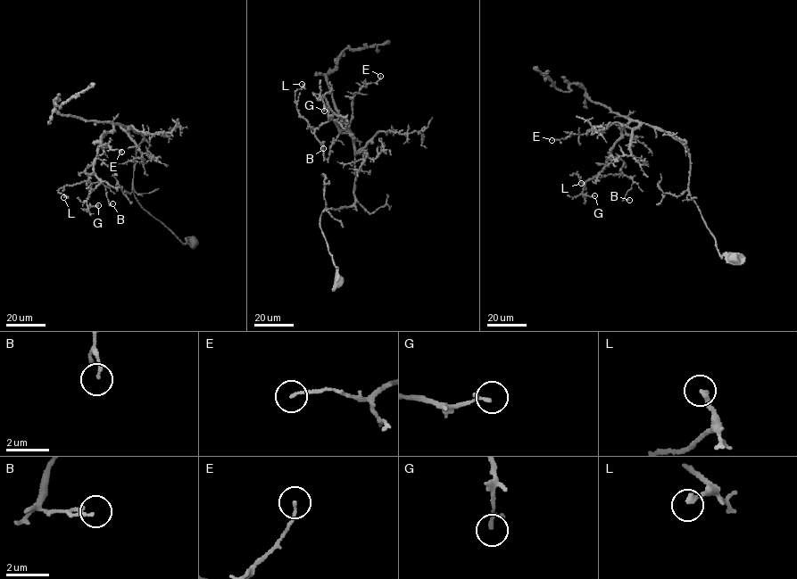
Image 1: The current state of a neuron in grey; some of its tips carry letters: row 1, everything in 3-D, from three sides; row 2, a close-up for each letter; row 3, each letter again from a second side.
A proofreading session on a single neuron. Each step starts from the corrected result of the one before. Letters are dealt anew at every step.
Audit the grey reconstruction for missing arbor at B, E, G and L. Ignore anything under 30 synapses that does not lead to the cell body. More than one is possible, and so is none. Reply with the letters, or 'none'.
none

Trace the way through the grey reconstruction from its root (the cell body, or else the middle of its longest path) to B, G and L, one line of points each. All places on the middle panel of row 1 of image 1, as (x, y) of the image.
B: (338, 279), (319, 219), (325, 210), (354, 202), (354, 141), (352, 135), (329, 119), (314, 128), (323, 148)
G: (338, 279), (319, 219), (325, 210), (354, 202), (354, 141), (328, 118), (333, 111), (319, 95), (324, 111)
L: (338, 279), (319, 219), (354, 202), (354, 141), (332, 119), (314, 129), (300, 115), (302, 84)

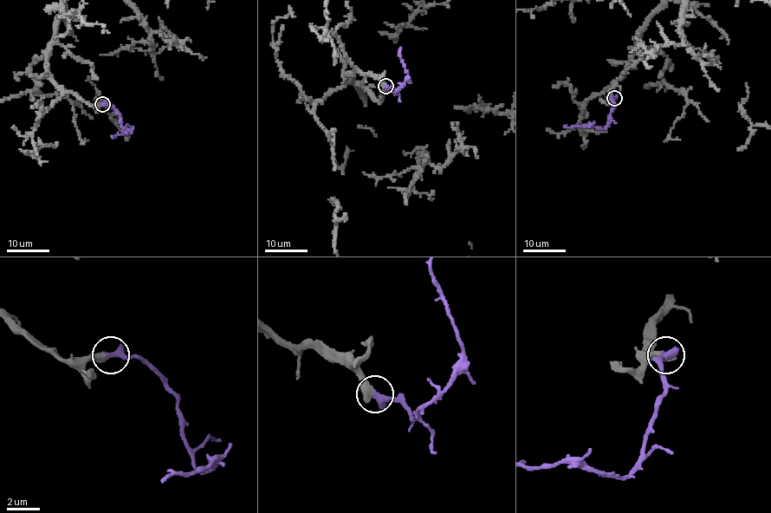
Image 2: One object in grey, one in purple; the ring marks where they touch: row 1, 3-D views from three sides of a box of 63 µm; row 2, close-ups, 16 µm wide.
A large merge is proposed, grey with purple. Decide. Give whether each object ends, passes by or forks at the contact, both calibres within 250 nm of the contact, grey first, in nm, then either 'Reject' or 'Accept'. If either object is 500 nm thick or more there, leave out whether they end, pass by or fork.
Thickness 550 nm (grey) against 480 nm. Accept

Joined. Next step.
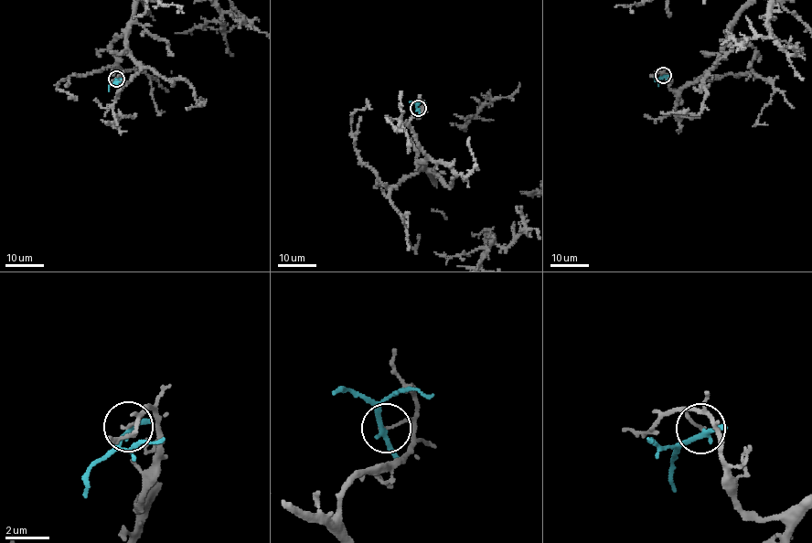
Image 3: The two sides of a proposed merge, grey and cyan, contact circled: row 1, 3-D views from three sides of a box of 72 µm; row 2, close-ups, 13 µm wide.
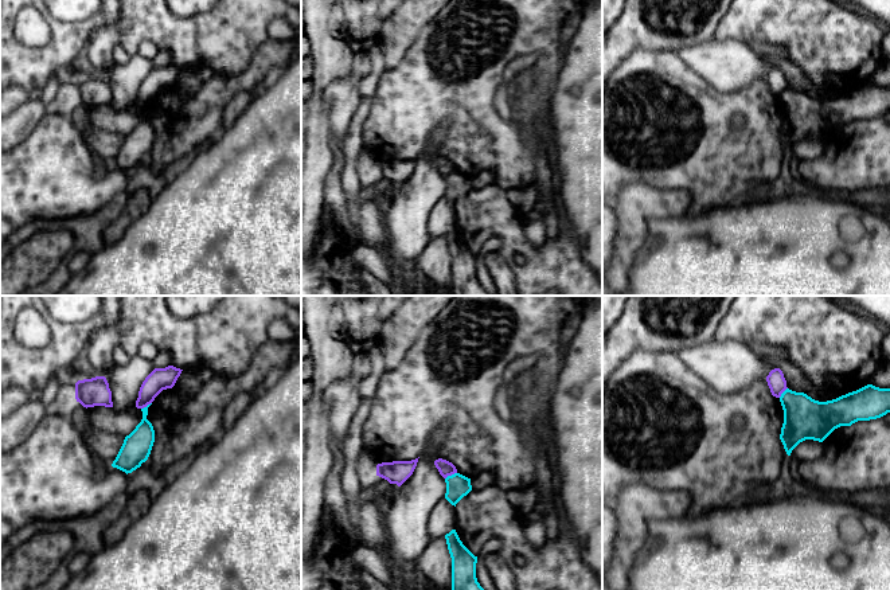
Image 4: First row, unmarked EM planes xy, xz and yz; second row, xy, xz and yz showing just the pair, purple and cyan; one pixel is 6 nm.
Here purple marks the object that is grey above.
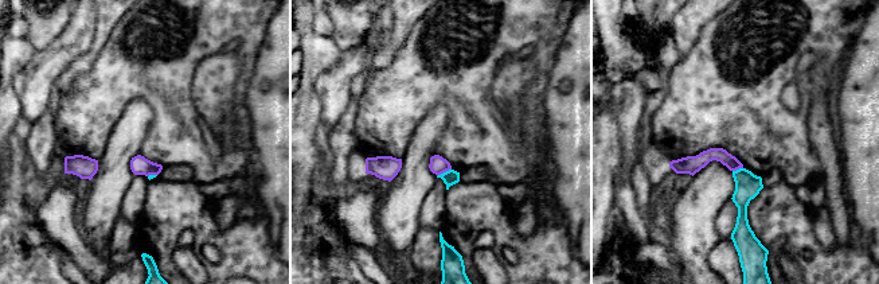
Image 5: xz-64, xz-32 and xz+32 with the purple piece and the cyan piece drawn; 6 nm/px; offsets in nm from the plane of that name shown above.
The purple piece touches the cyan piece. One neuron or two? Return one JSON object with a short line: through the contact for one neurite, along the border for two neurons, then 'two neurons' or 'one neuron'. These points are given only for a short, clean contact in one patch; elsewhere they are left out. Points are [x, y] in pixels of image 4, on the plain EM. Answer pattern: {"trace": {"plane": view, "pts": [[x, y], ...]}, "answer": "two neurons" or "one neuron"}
{"trace": {"plane": "xz", "pts": [[456, 171], [445, 178]]}, "answer": "two neurons"}

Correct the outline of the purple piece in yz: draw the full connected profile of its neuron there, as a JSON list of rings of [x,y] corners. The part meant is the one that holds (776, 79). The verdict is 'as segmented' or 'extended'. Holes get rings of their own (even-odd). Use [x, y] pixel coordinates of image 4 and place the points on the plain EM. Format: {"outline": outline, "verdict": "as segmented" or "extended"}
{"outline": [[[774,67],[766,75],[768,85],[773,95],[780,97],[781,93],[788,87],[784,73],[780,67]]], "verdict": "as segmented"}

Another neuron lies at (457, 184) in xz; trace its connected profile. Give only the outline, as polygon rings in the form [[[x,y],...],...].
[[[454,172],[445,177],[446,192],[445,198],[456,206],[456,203],[472,189],[471,177]]]

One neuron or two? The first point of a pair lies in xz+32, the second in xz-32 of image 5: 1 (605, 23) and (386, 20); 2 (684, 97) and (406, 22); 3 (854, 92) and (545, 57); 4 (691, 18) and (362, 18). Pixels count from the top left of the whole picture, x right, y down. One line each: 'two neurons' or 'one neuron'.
1: two neurons
2: two neurons
3: two neurons
4: two neurons

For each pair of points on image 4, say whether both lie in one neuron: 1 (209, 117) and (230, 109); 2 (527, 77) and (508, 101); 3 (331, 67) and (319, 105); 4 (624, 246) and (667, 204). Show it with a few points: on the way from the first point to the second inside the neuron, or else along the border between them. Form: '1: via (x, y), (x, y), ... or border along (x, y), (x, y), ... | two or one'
1: border along (234, 94), (225, 108), (222, 128) | two
2: via (522, 82), (512, 96) | one
3: via (321, 77), (317, 82), (317, 96) | one
4: via (632, 233), (632, 227), (654, 206) | one

